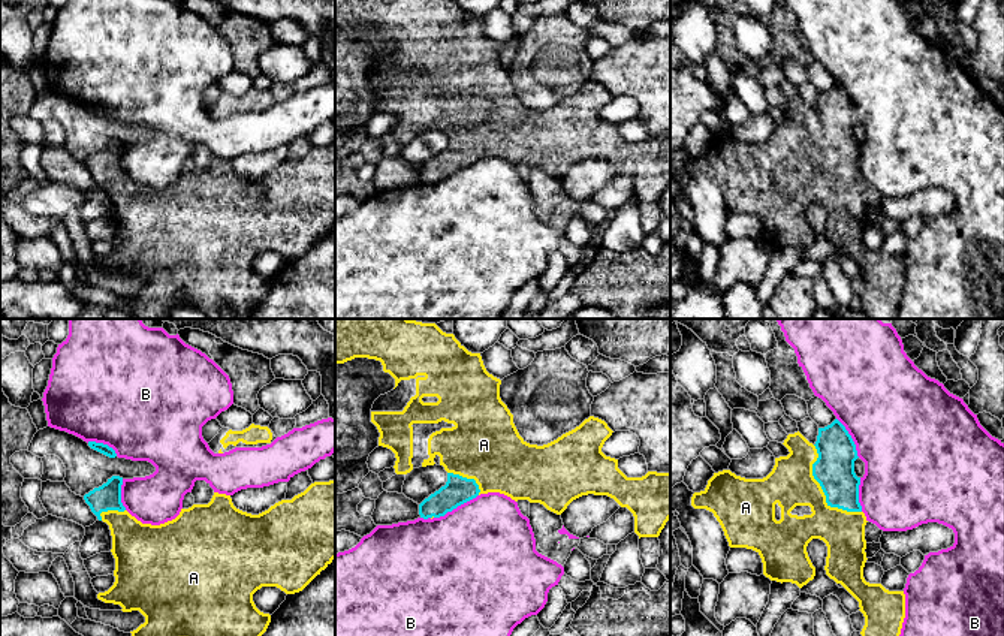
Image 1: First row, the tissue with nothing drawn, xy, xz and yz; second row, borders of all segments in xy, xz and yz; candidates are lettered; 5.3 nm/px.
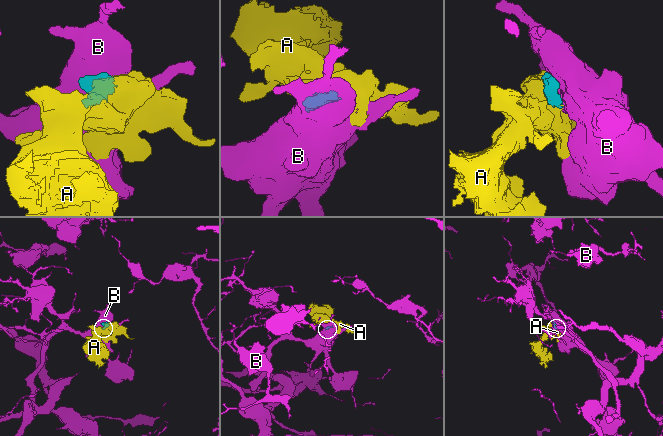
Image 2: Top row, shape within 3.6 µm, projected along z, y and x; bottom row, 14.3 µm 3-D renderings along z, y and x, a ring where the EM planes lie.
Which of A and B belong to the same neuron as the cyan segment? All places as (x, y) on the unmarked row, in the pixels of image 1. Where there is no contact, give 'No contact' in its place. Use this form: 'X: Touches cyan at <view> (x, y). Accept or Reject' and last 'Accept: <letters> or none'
A: Touches cyan at yz (823, 156). Accept
B: Touches cyan at xz (455, 172). Reject
Accept: A

